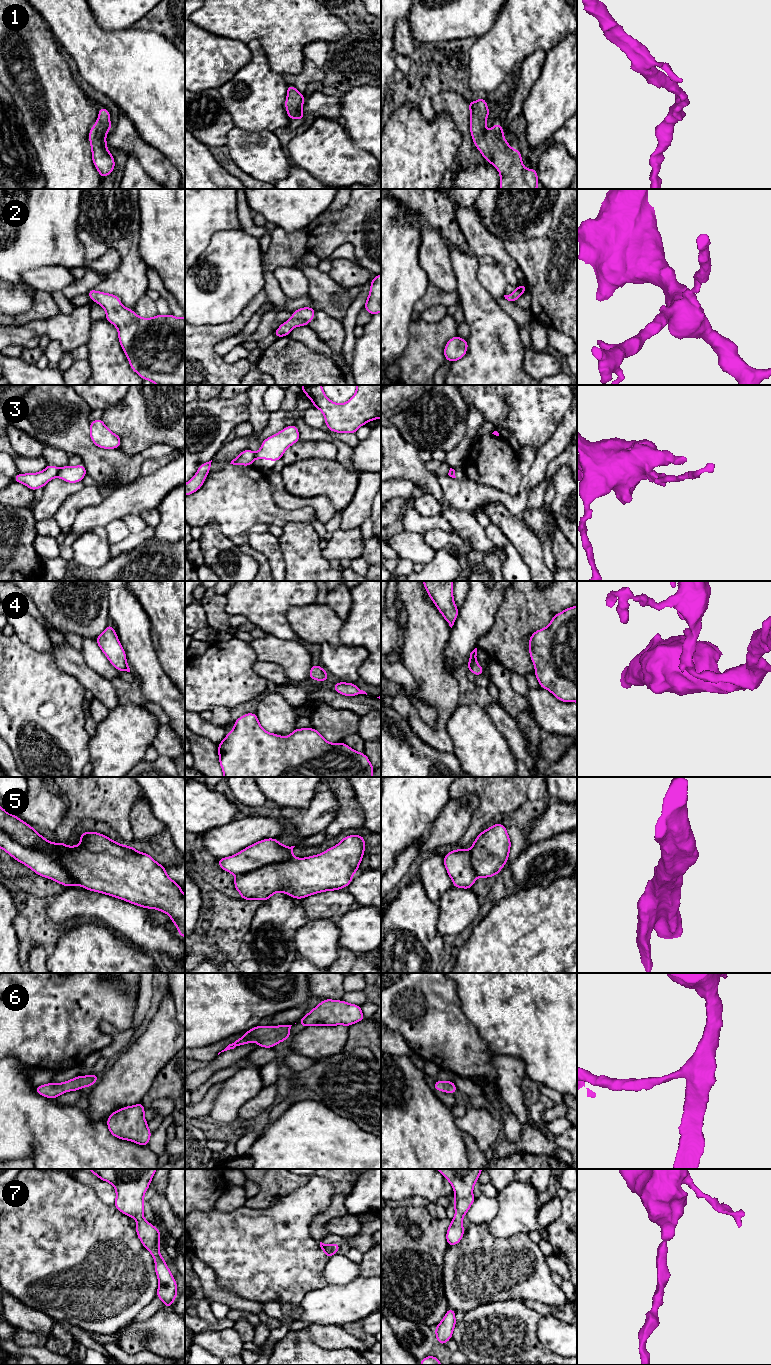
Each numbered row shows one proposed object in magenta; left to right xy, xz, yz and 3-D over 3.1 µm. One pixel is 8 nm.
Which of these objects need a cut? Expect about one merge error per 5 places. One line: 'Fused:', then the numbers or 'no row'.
Fused: 3, 5

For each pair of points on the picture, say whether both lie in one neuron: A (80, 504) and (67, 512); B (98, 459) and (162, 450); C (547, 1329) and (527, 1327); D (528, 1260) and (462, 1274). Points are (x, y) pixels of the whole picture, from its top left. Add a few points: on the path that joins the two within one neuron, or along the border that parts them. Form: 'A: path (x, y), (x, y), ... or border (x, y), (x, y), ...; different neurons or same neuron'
A: path (77, 504), (70, 509); same neuron
B: path (114, 461), (136, 461), (146, 454); same neuron
C: border (542, 1316), (536, 1337), (549, 1348); different neurons
D: path (512, 1269), (478, 1270); same neuron

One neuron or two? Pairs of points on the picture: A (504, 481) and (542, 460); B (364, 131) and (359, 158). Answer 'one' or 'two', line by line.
A: two
B: two

